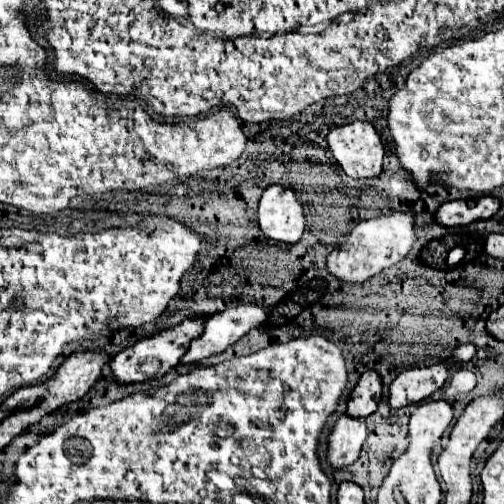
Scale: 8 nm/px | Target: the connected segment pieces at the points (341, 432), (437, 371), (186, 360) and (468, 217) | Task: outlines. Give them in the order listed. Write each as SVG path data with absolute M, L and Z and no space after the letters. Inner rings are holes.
M342 414L328 436L328 464L336 470L350 466L358 460L360 448L366 440L366 424L358 418L348 418Z
M444 362L420 370L404 370L402 374L398 374L398 378L390 384L390 396L388 396L390 408L398 410L434 394L446 382L448 366L450 364Z
M258 304L228 306L224 312L210 316L204 324L204 332L198 338L194 338L194 342L190 342L190 348L182 356L180 364L198 364L204 358L222 354L246 332L264 324L266 316L268 308Z
M494 196L452 200L452 202L444 202L436 210L434 220L442 226L468 226L470 222L492 218L498 212L498 208L500 208L500 200Z

